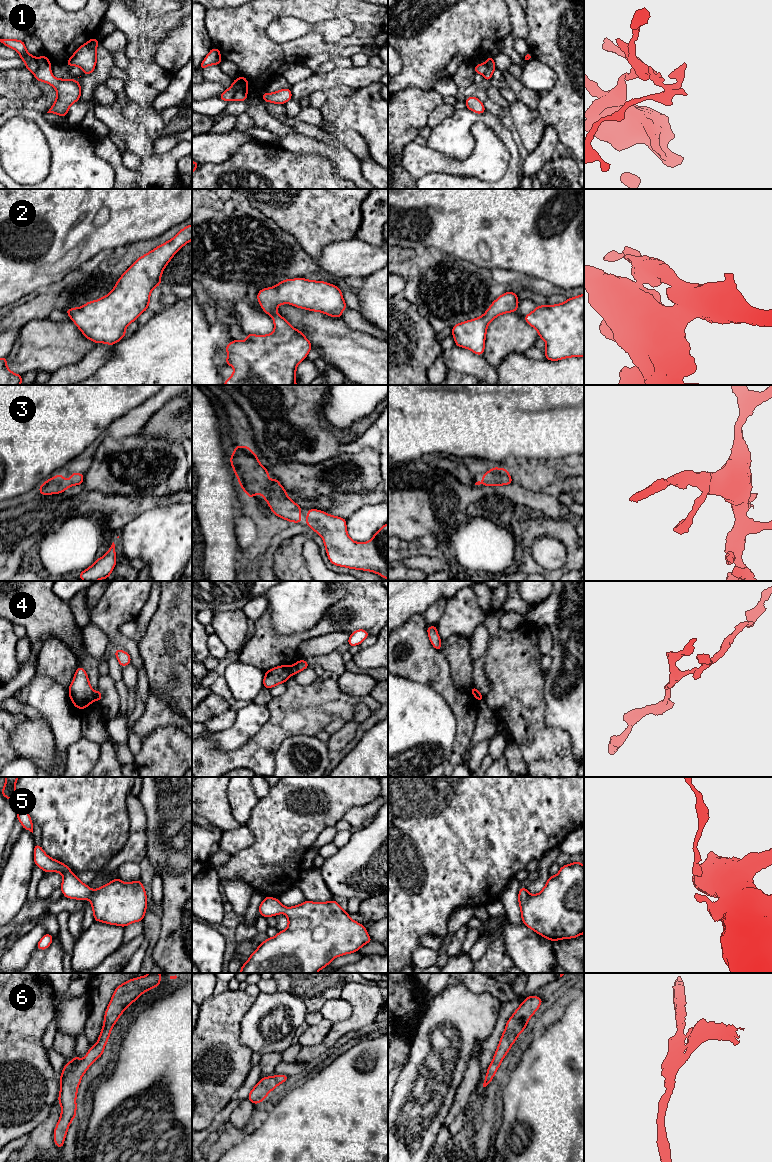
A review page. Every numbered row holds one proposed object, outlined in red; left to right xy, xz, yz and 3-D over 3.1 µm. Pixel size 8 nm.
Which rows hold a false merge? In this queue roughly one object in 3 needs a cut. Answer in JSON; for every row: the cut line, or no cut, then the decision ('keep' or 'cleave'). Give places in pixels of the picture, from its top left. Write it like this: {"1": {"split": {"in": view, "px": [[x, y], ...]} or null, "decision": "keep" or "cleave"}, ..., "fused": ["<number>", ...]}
{"1": {"split": {"in": "xz", "px": [[246, 88], [239, 89], [232, 98]]}, "decision": "cleave"}, "2": {"split": null, "decision": "keep"}, "3": {"split": null, "decision": "keep"}, "4": {"split": {"in": "xz", "px": [[289, 667], [291, 674]]}, "decision": "cleave"}, "5": {"split": null, "decision": "keep"}, "6": {"split": null, "decision": "keep"}, "fused": ["1", "4"]}

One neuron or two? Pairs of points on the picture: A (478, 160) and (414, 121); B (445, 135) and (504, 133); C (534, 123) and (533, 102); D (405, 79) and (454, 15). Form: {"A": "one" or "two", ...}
{"A": "two", "B": "one", "C": "two", "D": "one"}

